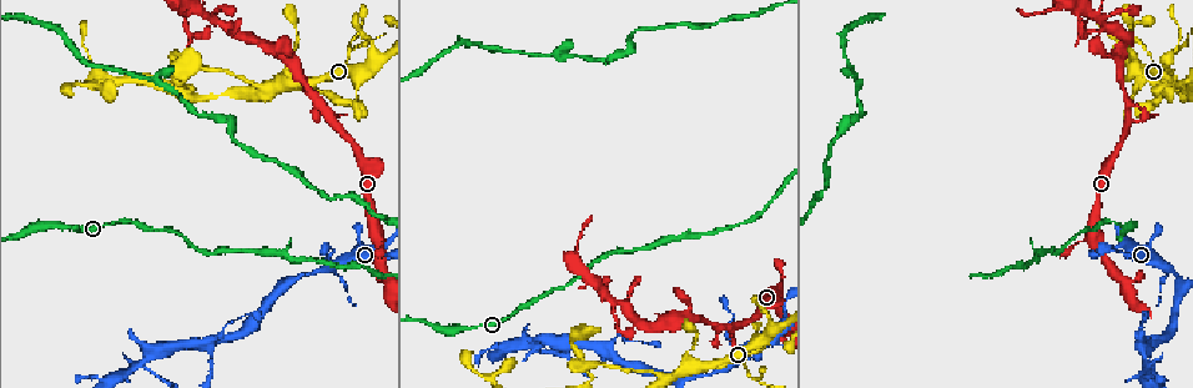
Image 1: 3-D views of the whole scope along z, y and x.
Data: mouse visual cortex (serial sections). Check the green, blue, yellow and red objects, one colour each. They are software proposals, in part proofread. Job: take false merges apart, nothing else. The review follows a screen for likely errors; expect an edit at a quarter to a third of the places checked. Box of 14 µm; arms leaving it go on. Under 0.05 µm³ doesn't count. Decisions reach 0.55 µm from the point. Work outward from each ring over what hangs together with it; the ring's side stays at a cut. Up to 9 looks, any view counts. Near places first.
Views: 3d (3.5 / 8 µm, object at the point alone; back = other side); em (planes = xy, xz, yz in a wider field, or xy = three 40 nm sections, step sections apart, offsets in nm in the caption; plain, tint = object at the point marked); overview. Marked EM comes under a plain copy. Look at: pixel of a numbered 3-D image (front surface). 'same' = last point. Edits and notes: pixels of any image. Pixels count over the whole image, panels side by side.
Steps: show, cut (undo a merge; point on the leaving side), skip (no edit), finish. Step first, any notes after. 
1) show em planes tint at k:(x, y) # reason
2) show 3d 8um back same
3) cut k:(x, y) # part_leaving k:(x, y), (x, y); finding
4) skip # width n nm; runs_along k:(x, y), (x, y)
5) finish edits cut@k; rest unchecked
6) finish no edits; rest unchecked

show 3d 8um back at 1:(285, 285) # sudden change in width

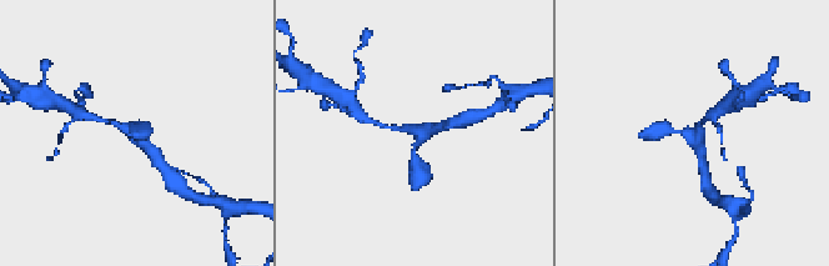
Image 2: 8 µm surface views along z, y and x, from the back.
show em xy step 5 tint at 2:(695, 135)

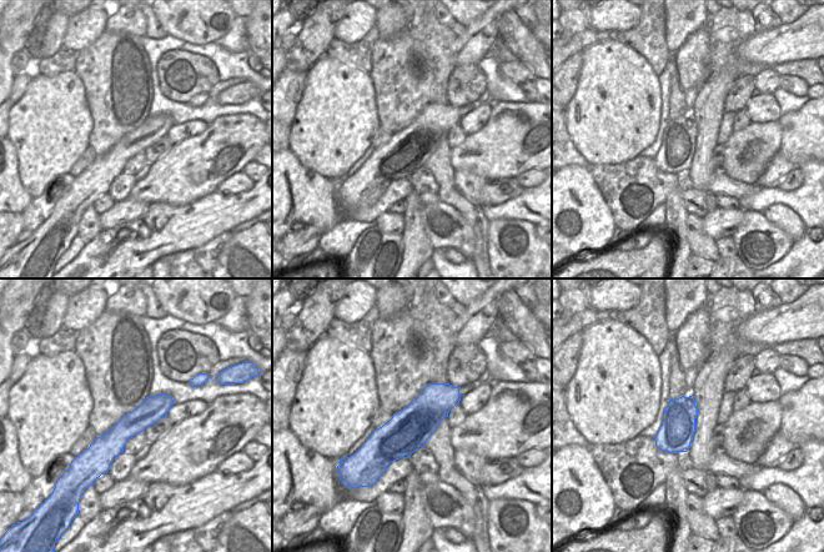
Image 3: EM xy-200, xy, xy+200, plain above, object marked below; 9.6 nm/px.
skip # continuous, no second cell

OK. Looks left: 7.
show em planes tint at 1:(1156, 343) # calibre changes

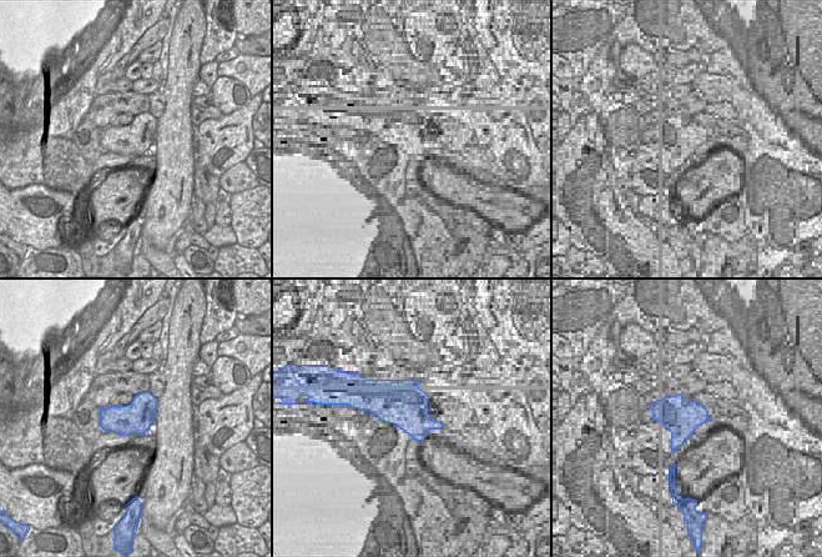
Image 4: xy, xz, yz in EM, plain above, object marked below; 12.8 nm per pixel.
show 3d 3.5um same # see where the arms go

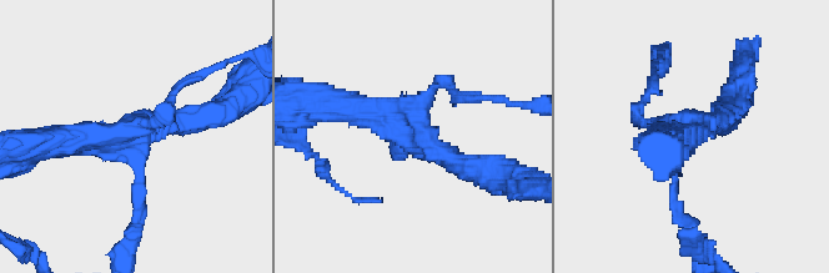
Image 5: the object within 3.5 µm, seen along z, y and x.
skip # runs_along 5:(491, 168), (337, 115); continuous, no second cell

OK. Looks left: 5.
show 3d 8um at 1:(125, 376) # calibre changes

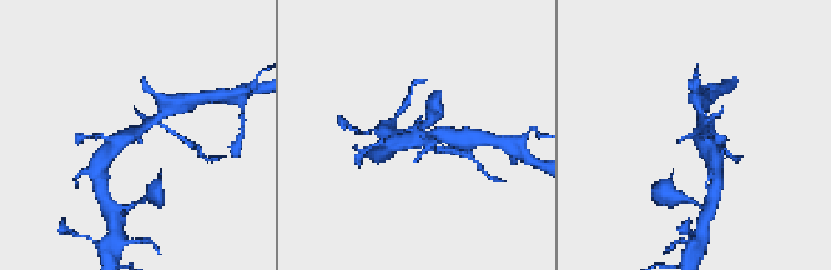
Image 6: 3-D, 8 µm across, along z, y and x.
show em xy step 5 tint at 6:(416, 144) # shape alone is not enough

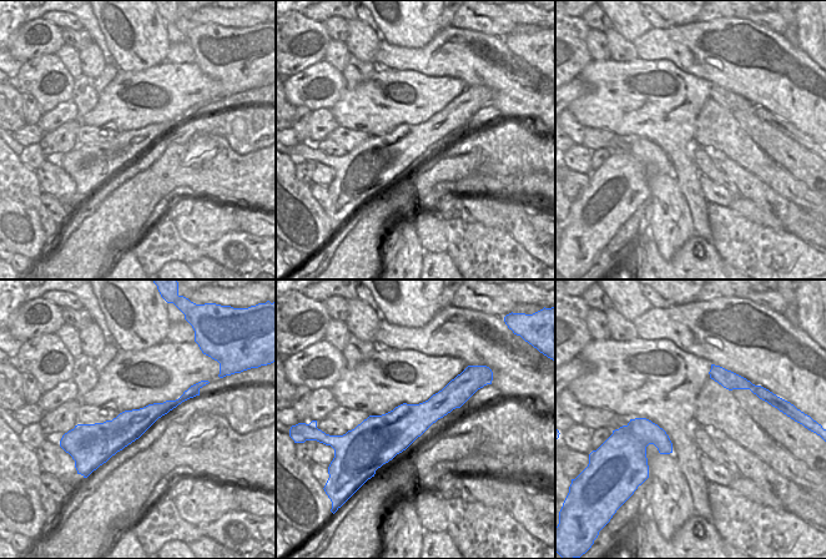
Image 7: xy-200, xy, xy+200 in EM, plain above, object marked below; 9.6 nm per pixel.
cut 6:(454, 151) # part_leaving 6:(434, 146), (469, 155), (477, 161); a second cell is stuck on

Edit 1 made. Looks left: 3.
show 3d 3.5um at 1:(668, 378) # side arm on a straight run

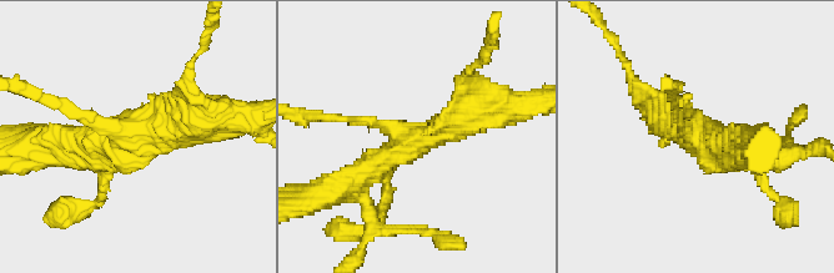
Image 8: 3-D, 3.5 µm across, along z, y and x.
show em xy step 2 tint at 8:(697, 128) # shape alone is not enough

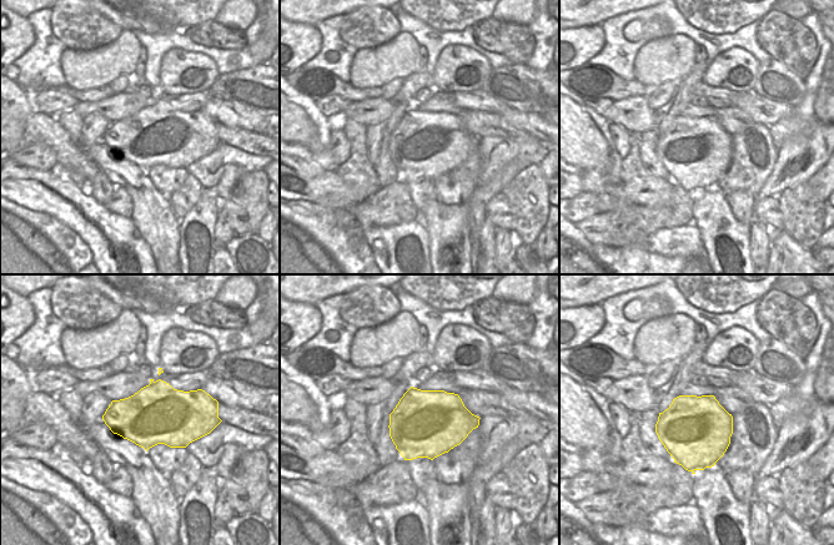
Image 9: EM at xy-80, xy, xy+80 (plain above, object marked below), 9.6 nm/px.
skip # all the same cell

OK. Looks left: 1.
finish edits cut@6; rest unchecked

